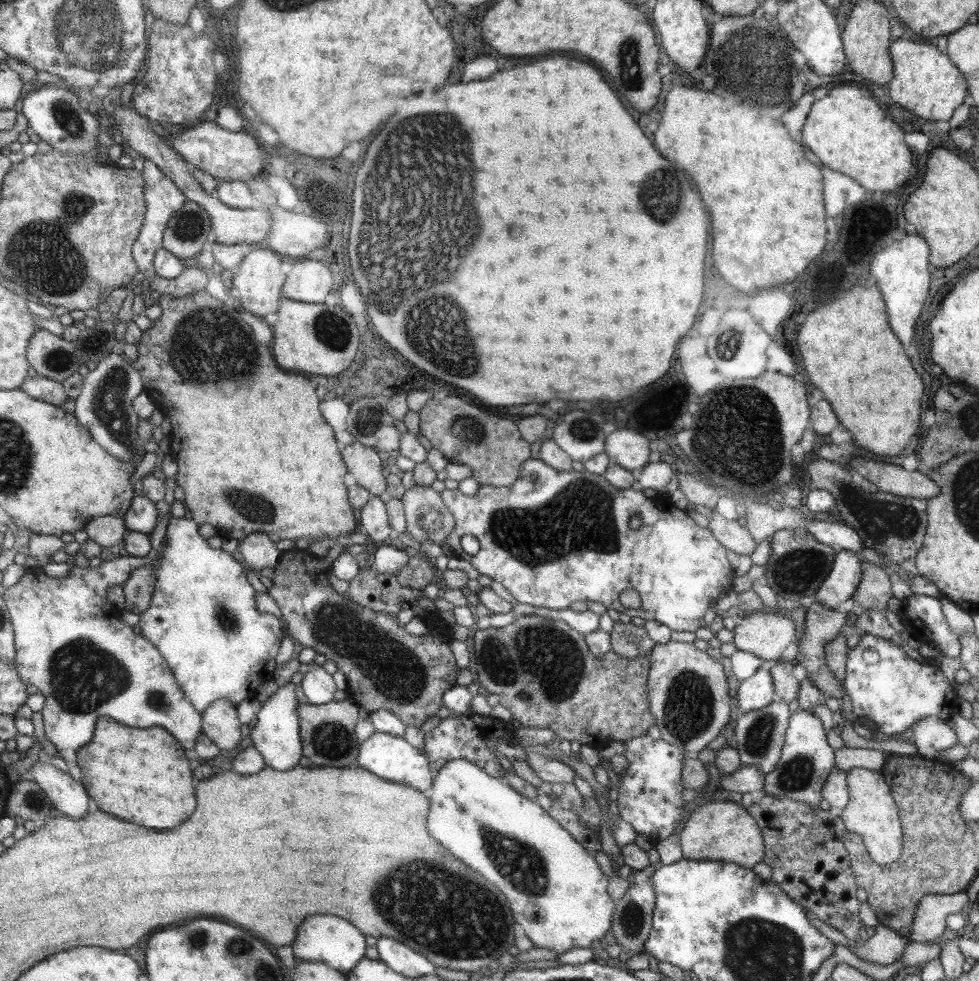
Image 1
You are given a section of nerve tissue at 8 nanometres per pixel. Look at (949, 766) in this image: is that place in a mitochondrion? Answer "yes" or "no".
no

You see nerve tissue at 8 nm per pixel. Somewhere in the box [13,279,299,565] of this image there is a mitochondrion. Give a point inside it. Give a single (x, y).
(197, 357)

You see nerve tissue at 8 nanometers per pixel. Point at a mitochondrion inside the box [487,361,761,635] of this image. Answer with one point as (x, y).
(581, 428)

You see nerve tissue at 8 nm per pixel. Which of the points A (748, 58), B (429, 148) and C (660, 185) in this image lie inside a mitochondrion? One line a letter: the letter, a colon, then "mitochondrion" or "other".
A: mitochondrion
B: mitochondrion
C: mitochondrion

